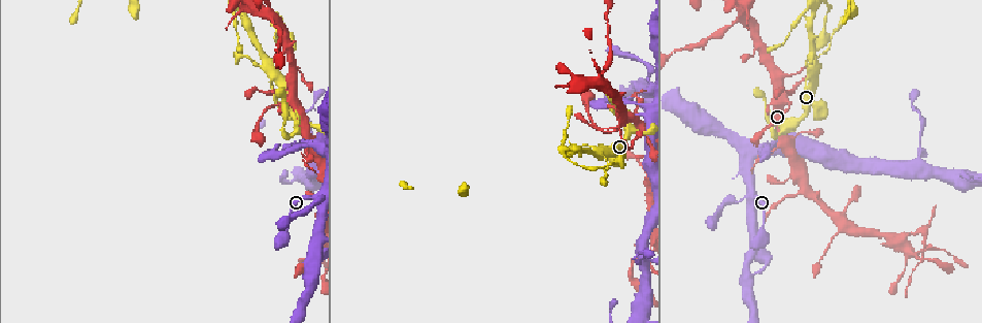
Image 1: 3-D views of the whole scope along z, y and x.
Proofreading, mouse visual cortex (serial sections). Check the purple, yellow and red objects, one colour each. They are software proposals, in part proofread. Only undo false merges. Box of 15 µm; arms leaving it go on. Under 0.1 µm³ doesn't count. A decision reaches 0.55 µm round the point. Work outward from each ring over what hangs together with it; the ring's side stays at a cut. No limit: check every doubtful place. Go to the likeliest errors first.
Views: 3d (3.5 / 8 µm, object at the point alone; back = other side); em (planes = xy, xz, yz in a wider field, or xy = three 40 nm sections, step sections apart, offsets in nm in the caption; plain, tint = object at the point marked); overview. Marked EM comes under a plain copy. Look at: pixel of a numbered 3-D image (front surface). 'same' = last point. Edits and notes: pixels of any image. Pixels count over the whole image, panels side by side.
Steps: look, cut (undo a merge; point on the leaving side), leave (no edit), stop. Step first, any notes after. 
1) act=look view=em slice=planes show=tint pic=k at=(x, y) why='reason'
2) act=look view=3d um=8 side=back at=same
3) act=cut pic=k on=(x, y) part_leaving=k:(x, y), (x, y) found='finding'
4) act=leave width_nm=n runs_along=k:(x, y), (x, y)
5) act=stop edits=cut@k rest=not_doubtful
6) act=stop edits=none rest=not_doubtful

act=look view=3d um=3.5 pic=1 at=(778, 133)

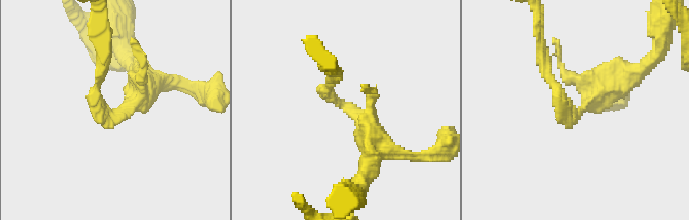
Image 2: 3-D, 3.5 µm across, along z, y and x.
act=look view=em slice=xy step=5 show=tint pic=2 at=(348, 111) why='need the tissue'

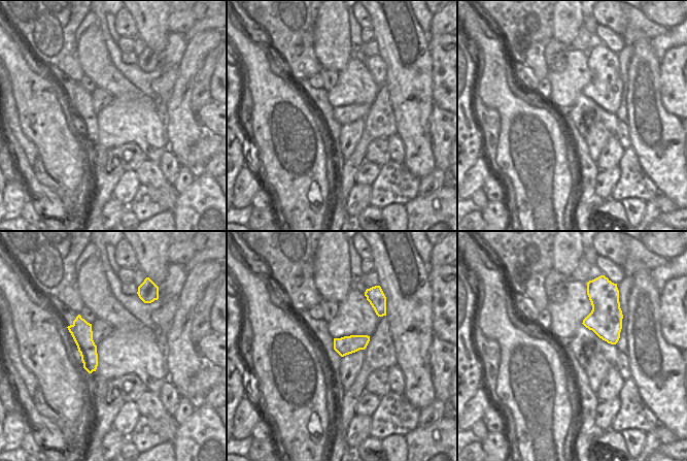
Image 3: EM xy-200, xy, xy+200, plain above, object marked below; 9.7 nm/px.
act=leave runs_along=2:(373, 156), (370, 124), (325, 93), (332, 76) found='all the same cell'

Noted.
act=look view=3d um=3.5 pic=1 at=(271, 105) why='thin neck'

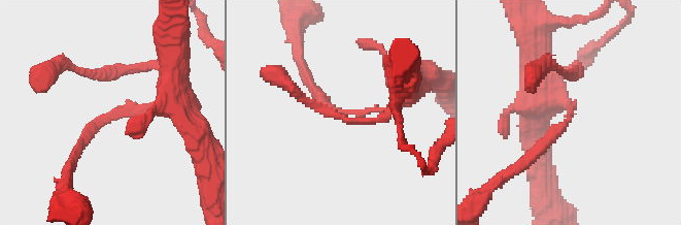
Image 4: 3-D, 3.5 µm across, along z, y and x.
act=look view=em slice=xy step=1 show=tint pic=4 at=(344, 109) arm_widths_nm=150,200

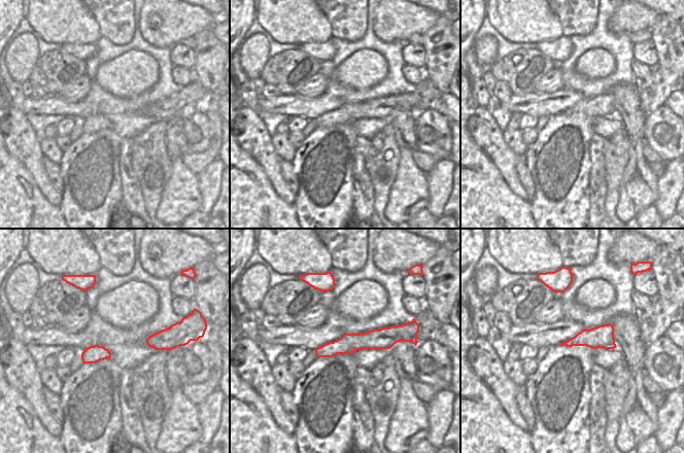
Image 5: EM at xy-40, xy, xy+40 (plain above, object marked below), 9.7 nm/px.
act=leave runs_along=5:(399, 336), (355, 341), (317, 351) found='all the same cell'

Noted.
act=look view=3d um=3.5 pic=1 at=(606, 152) why='thin arm on a thick one'

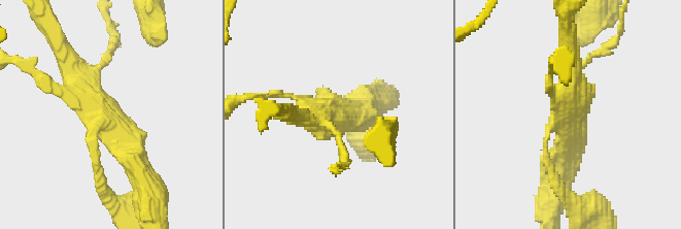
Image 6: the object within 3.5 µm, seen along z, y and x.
act=look view=em slice=xy step=1 show=tint pic=6 at=(568, 116) why='now the EM'

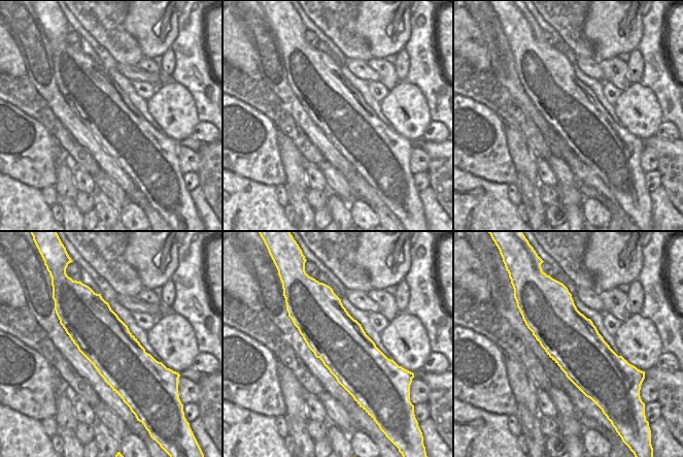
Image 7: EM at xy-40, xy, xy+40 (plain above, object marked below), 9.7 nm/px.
act=look view=em slice=xy step=5 show=tint at=same why='cut it another way'

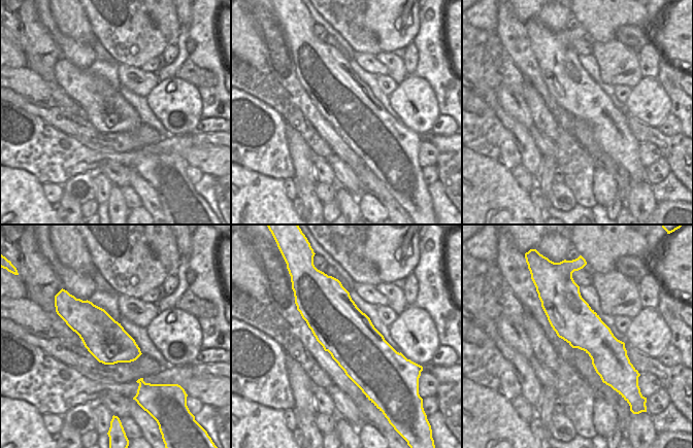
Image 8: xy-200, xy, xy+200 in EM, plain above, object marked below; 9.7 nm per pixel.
act=leave runs_along=6:(140, 172), (131, 143), (67, 61) found='one cell here'

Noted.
act=look view=3d um=3.5 pic=1 at=(647, 92) why='abrupt turn'

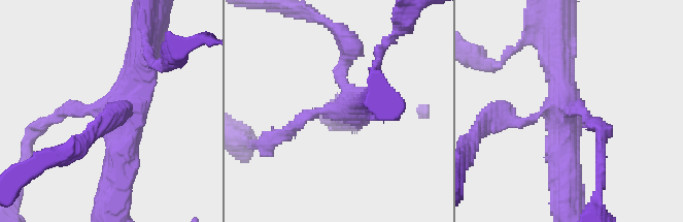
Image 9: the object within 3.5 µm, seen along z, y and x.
act=look view=em slice=xy step=3 show=tint pic=9 at=(100, 109) arms=4 arm_widths_nm=150,200,400,450 why='now the EM'

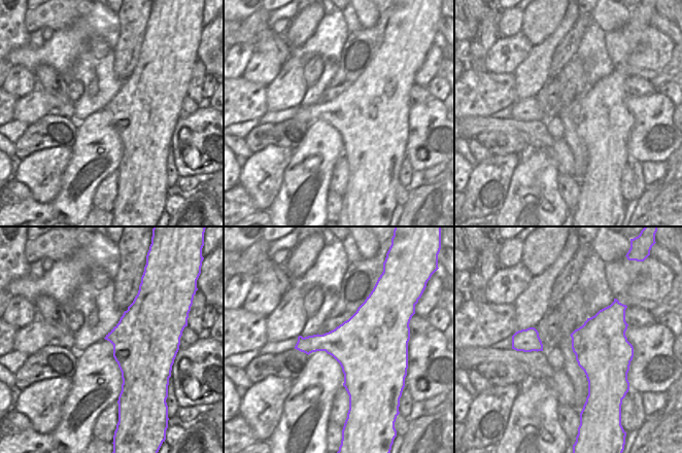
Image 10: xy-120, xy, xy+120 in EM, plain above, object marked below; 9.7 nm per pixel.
act=leave runs_along=9:(42, 123), (114, 107), (140, 59) found='one cell here'

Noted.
act=look view=3d um=3.5 side=back pic=1 at=(920, 140) why='abrupt turn'

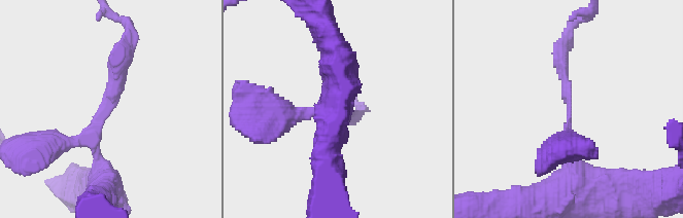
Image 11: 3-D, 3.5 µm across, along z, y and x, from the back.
act=leave runs_along=11:(103, 174), (94, 133), (123, 47) found='one cell here'

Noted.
act=stop edits=none rest=not_doubtful

